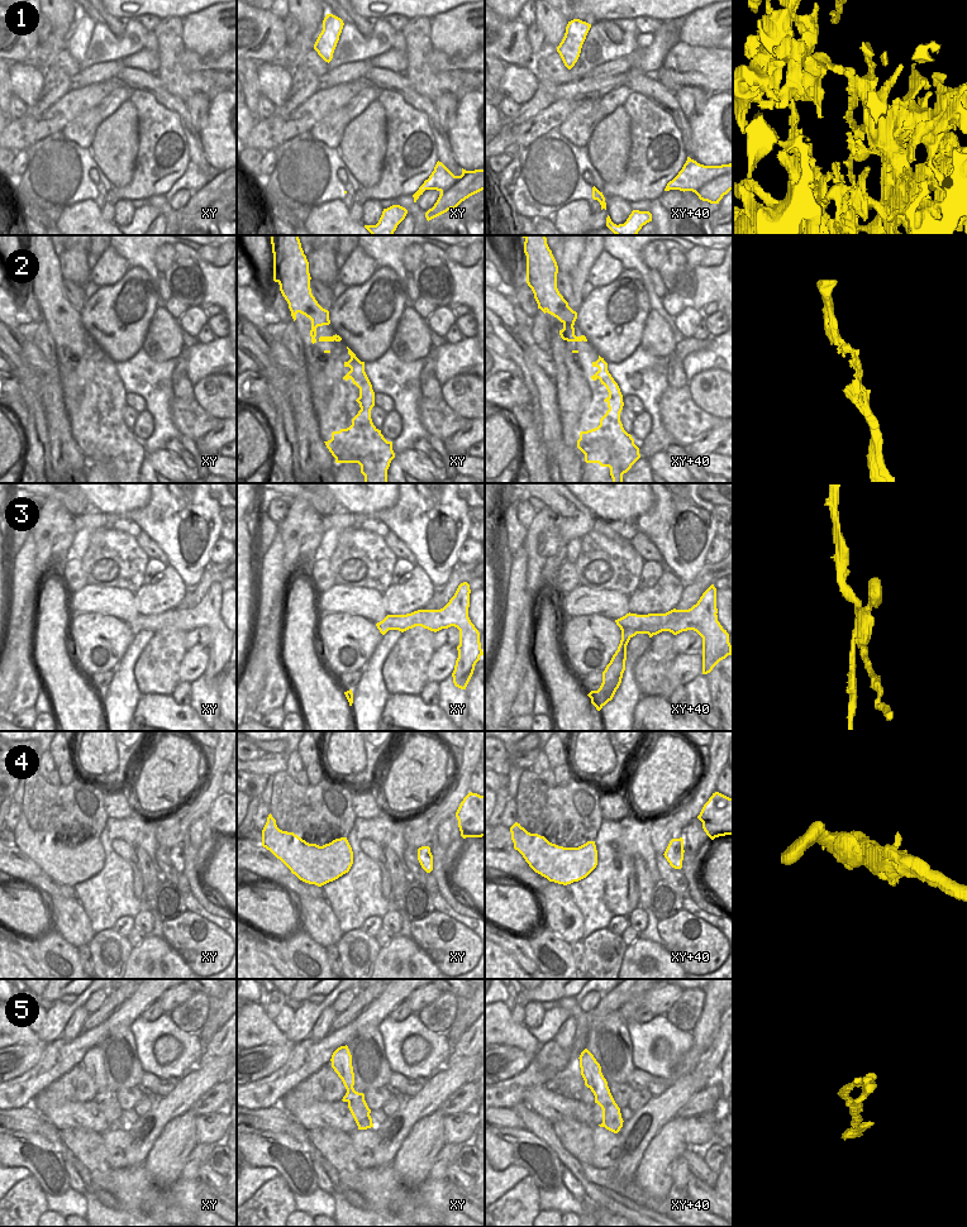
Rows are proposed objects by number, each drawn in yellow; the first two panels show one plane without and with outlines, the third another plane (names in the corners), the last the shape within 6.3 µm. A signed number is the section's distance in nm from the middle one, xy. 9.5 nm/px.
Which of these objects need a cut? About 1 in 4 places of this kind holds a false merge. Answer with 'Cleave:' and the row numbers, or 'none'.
Cleave: 1, 3

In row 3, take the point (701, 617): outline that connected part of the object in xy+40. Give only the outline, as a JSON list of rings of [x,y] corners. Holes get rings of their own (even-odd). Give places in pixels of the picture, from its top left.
[[[711,584],[696,605],[689,610],[671,610],[666,614],[637,615],[627,614],[615,620],[621,630],[621,636],[632,636],[637,629],[646,629],[648,635],[670,631],[677,635],[694,630],[702,638],[702,674],[728,655],[732,655],[729,634],[718,621],[716,588]]]

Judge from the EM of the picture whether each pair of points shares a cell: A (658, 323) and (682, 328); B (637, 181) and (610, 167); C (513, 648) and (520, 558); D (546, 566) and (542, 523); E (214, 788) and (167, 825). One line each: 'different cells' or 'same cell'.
A: different cells
B: different cells
C: same cell
D: same cell
E: same cell

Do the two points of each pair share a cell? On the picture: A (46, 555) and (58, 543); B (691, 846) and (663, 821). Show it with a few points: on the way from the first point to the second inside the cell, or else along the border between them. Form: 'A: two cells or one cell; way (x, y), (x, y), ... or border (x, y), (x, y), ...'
A: one cell; way (48, 553), (56, 545)
B: two cells; border (696, 816), (684, 829), (682, 838)

